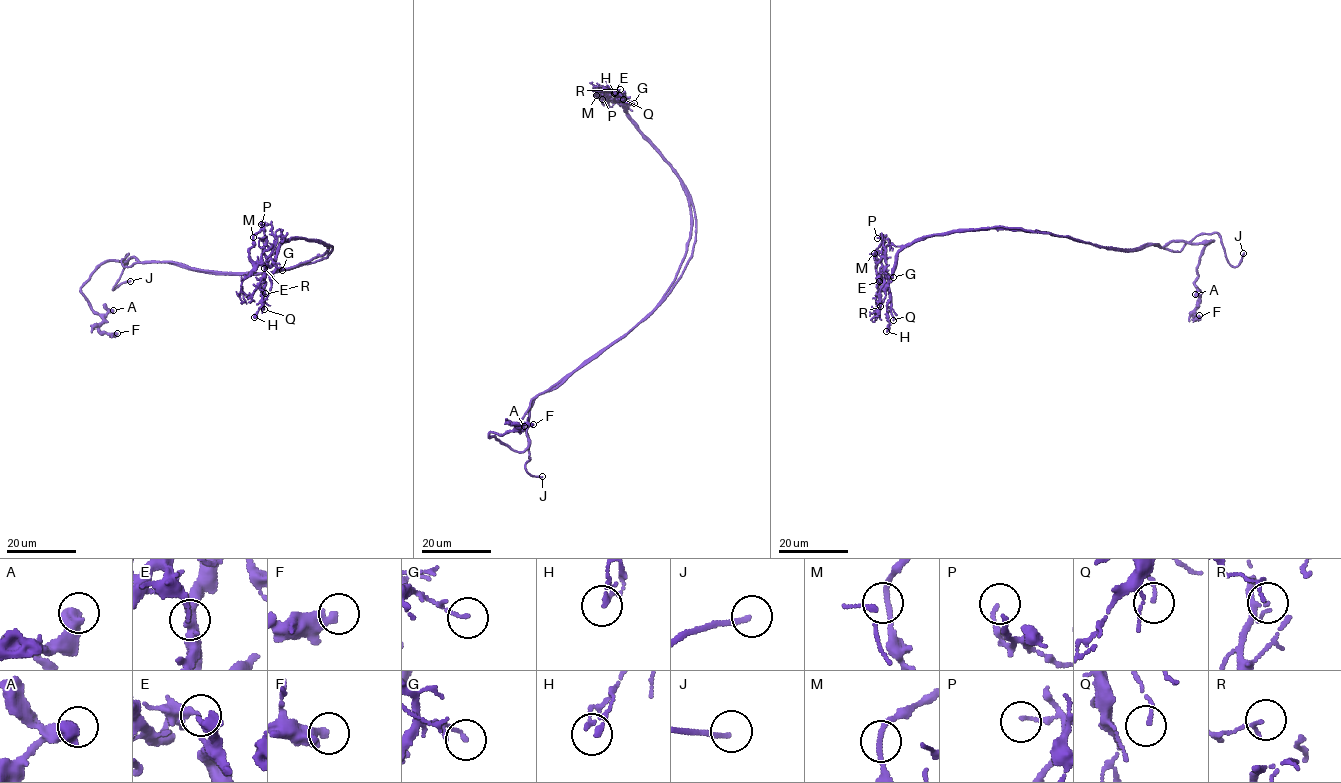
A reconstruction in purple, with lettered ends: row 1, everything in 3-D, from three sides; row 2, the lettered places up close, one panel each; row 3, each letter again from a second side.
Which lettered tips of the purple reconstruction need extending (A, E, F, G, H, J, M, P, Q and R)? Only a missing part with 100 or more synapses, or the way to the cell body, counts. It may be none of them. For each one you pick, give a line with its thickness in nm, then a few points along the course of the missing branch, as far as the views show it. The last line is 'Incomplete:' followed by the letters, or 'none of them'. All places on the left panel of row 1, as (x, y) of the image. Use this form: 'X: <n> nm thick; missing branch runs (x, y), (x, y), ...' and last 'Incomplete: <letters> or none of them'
J: 180 nm thick; missing branch runs (130, 281), (152, 271)
Incomplete: J

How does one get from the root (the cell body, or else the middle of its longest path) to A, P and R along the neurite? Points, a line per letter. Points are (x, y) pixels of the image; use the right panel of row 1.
A: (1097, 245), (1125, 250), (1213, 240), (1200, 258), (1194, 283), (1198, 300), (1195, 294)
P: (1097, 245), (1018, 229), (946, 232), (908, 243), (897, 253), (890, 276), (881, 262), (882, 239), (877, 238)
R: (1097, 245), (1047, 232), (995, 228), (923, 236), (897, 253), (895, 270), (884, 279), (879, 295), (880, 306)

